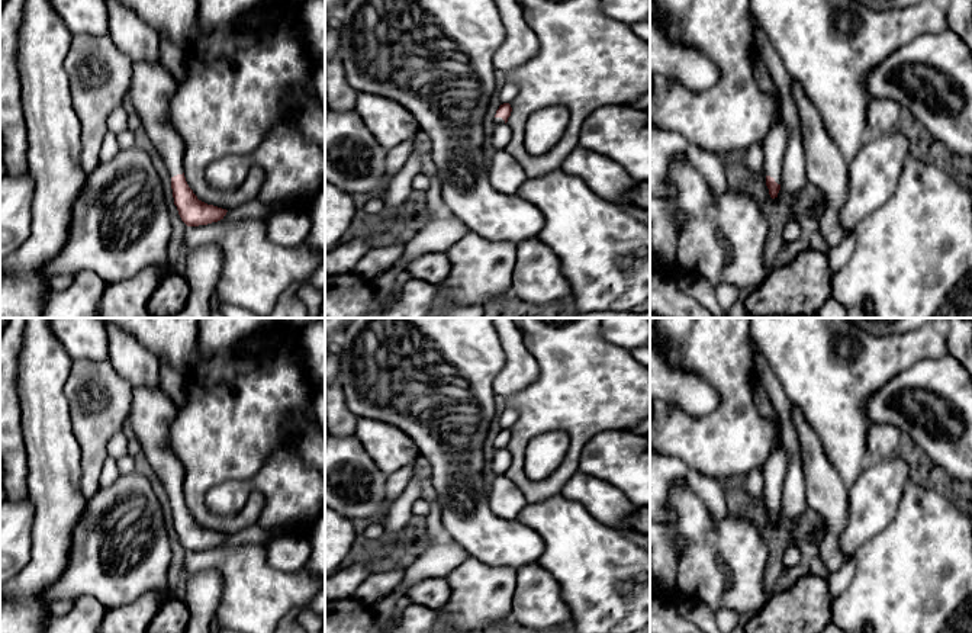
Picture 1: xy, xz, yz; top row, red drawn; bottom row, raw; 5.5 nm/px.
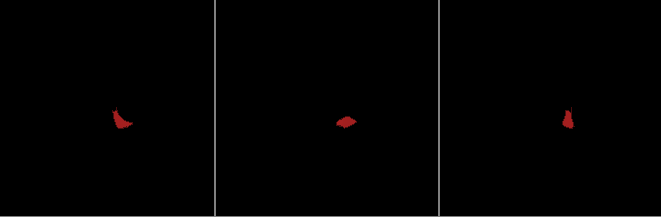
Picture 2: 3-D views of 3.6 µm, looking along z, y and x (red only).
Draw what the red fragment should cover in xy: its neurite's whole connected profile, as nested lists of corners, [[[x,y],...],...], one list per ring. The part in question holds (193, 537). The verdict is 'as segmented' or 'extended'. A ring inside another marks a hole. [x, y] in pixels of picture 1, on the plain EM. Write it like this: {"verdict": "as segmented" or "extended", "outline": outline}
{"verdict": "extended", "outline": [[[136,388],[129,414],[131,425],[142,446],[145,463],[160,478],[171,501],[174,530],[187,552],[207,550],[223,544],[226,534],[197,524],[184,502],[184,467],[167,444],[168,430],[178,409],[162,391]]]}

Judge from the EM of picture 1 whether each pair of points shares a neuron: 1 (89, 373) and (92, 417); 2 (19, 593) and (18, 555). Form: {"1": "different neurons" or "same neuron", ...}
{"1": "same neuron", "2": "different neurons"}

